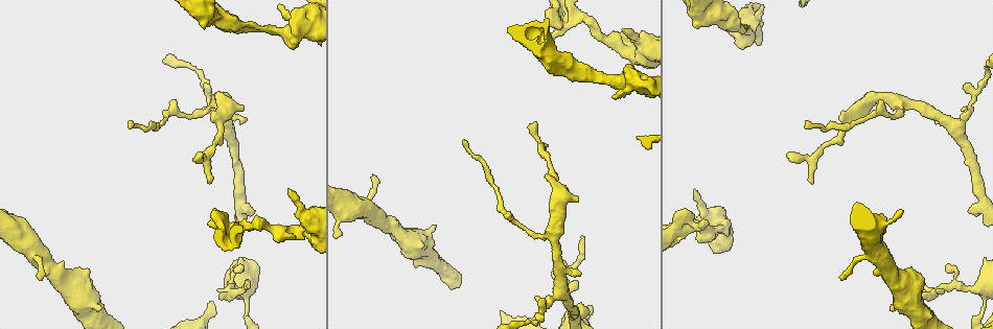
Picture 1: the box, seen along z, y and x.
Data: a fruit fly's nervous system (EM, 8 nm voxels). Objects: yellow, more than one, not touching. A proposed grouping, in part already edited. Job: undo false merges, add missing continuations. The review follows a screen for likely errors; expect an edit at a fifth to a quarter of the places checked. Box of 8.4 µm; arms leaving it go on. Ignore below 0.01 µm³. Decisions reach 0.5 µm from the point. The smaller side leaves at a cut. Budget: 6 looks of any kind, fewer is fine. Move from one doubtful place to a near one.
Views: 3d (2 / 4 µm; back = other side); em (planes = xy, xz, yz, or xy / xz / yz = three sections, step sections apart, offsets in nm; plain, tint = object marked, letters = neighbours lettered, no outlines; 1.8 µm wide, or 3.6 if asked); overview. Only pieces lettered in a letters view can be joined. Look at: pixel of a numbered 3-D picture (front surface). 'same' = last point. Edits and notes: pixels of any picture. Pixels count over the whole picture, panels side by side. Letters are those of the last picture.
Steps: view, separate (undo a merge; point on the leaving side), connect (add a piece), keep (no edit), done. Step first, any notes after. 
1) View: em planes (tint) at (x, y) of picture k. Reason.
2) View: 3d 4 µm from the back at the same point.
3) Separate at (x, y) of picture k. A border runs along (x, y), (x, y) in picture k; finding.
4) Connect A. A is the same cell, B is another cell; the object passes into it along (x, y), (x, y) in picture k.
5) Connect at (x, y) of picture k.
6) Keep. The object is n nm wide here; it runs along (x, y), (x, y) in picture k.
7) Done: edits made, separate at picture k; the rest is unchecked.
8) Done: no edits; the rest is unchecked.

View: 3d 4 µm at (245, 118) of picture 1. An open end.

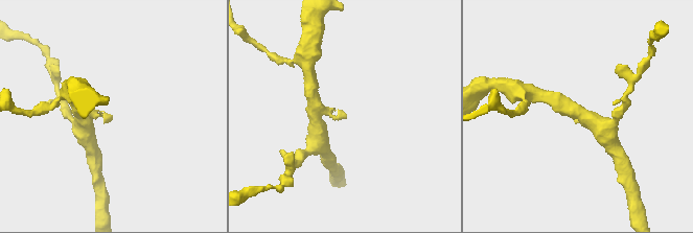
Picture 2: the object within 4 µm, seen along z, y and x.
View: em xy step 8 (letters) at (345, 118) of picture 2. Now the EM.

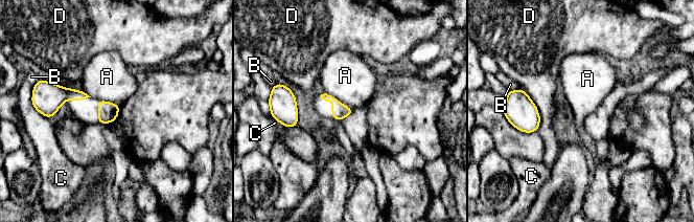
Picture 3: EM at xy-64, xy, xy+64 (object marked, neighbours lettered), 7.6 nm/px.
Keep. A, B, C and D are other cells; a border runs along (325, 92), (353, 109) in picture 3; none of them fits.

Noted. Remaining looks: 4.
View: em xy step 16 (letters) at (628, 64) of picture 1.

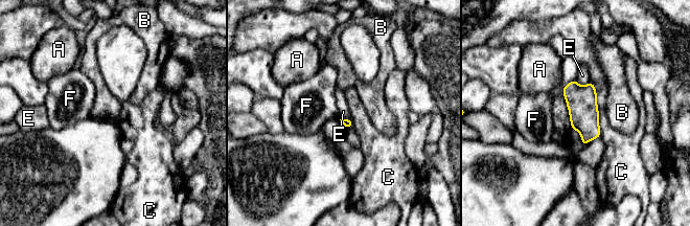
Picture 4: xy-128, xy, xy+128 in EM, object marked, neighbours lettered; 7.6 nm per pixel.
View: em planes (letters) at the same point.

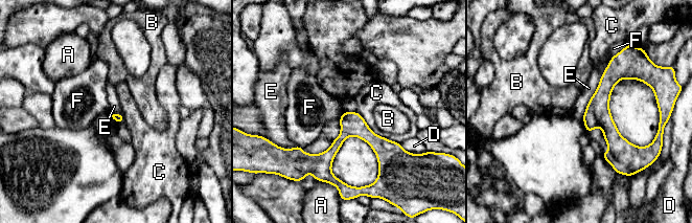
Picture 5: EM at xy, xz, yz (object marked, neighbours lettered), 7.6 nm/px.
Keep. A, B, C, D, E and F are other cells; a border runs along (609, 60), (585, 108), (582, 120) in picture 5; no lettered piece goes on from it.

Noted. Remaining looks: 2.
View: 3d 4 µm at (575, 15) of picture 1. Two arms in line, one across.

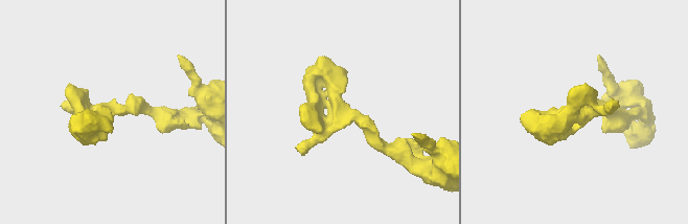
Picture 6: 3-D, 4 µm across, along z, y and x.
View: em planes (letters) at (112, 110) of picture 6.

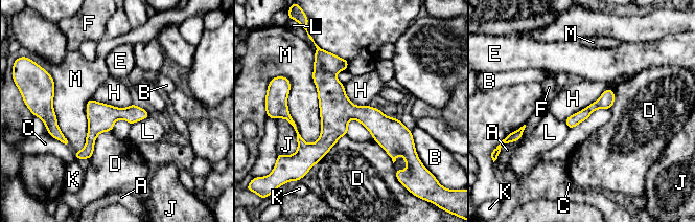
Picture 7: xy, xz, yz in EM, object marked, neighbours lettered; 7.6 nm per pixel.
Keep. The object is 100 nm wide here; A, B, C, D, E, F, H, J, K, L and M are other cells; it runs along (319, 60), (329, 89), (399, 152) in picture 7; one cell here.

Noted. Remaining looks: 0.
Done: no edits; the rest is unchecked.

